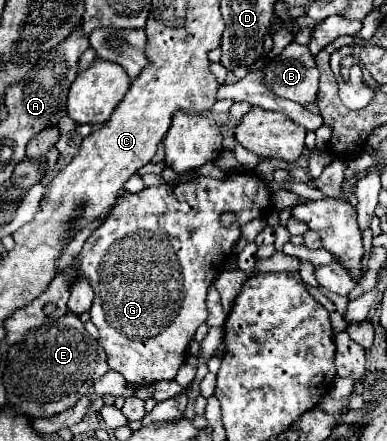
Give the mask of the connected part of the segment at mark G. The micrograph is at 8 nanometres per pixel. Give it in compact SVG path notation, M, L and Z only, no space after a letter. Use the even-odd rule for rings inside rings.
M230 173L226 179L198 177L196 183L146 187L140 193L118 197L110 217L84 245L80 271L76 271L76 279L88 277L96 293L90 319L98 329L98 343L108 355L108 367L122 373L132 387L154 385L162 379L172 381L186 363L190 339L206 321L208 287L228 261L228 255L232 255L240 239L240 225L264 217L268 209L272 209L272 197L266 183L254 173ZM224 211L236 215L234 225L222 227L220 215Z

